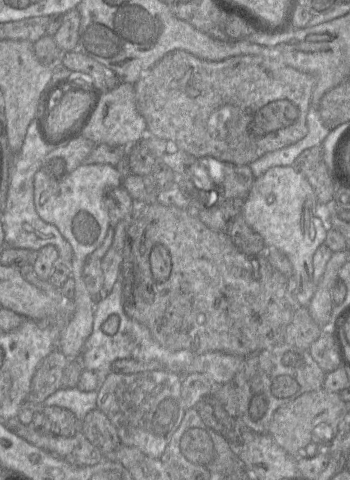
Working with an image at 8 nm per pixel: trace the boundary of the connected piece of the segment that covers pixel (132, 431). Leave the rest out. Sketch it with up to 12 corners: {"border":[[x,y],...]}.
{"border":[[167,370],[110,372],[96,406],[159,459],[186,412]]}

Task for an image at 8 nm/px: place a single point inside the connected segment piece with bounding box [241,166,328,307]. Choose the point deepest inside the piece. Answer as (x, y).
(281, 207)

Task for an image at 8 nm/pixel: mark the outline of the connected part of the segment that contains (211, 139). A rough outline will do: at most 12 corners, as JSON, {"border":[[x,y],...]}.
{"border":[[260,55],[162,57],[147,135],[249,165],[308,132],[315,78]]}

